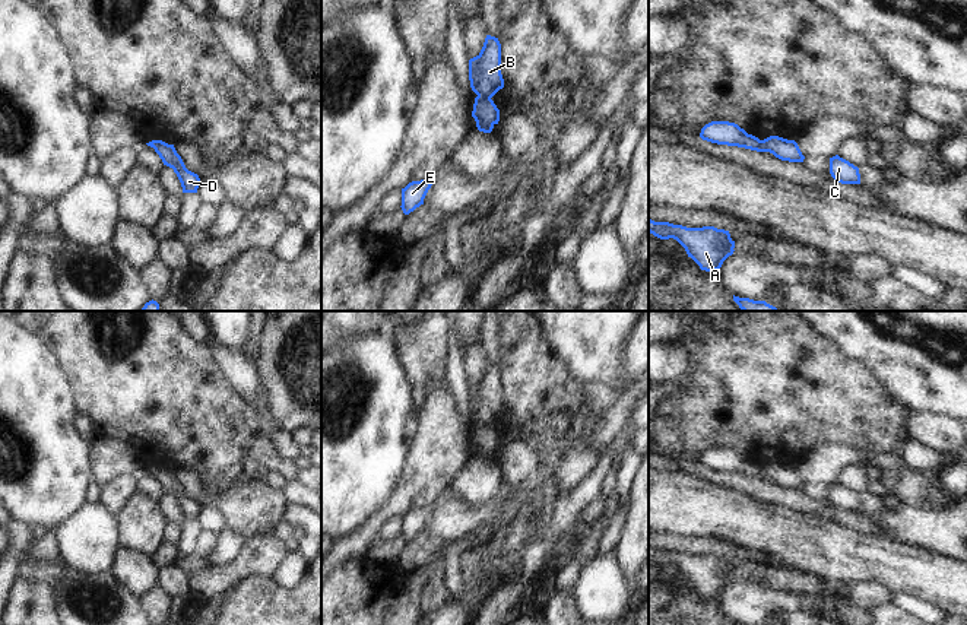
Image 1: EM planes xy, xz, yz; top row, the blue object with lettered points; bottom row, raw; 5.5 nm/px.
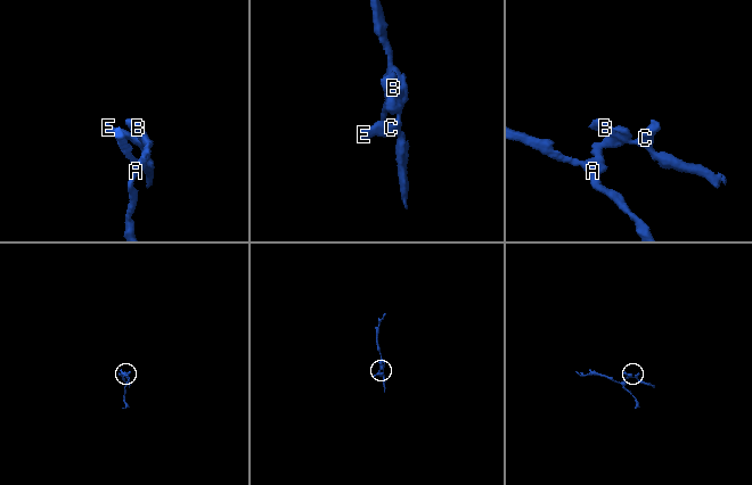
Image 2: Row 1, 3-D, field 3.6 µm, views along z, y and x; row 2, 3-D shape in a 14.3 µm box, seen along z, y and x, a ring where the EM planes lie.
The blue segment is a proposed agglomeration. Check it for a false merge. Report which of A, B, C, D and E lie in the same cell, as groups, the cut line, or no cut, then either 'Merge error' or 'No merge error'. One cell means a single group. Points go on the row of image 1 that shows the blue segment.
Groups: A B D / C E. Split along xz (478, 95), (490, 100). Merge error.

